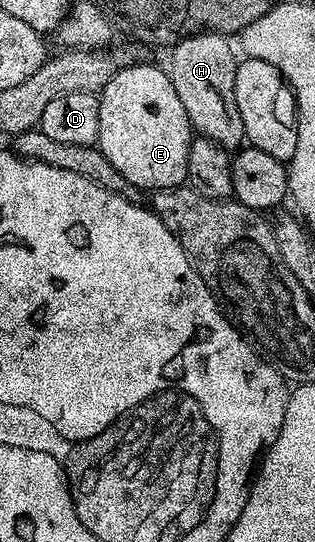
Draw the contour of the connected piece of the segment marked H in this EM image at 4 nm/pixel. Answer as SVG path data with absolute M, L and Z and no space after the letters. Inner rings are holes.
M194 33L176 42L172 53L170 76L182 107L190 119L193 130L199 136L218 143L229 151L236 151L245 144L242 115L238 115L238 103L234 95L237 58L232 58L229 38L222 33Z

